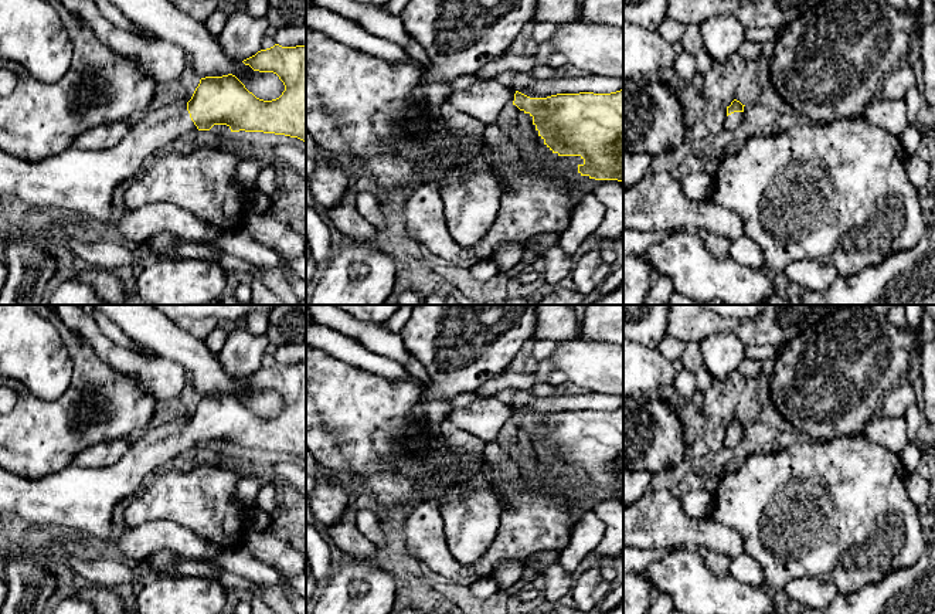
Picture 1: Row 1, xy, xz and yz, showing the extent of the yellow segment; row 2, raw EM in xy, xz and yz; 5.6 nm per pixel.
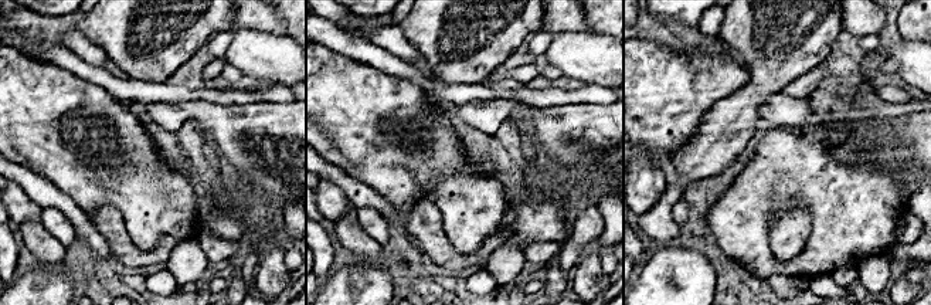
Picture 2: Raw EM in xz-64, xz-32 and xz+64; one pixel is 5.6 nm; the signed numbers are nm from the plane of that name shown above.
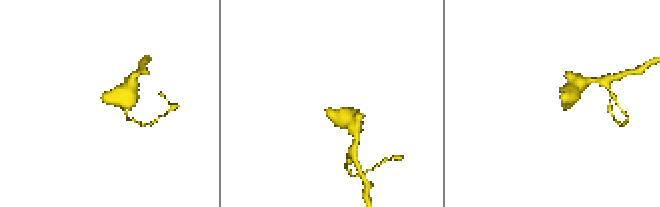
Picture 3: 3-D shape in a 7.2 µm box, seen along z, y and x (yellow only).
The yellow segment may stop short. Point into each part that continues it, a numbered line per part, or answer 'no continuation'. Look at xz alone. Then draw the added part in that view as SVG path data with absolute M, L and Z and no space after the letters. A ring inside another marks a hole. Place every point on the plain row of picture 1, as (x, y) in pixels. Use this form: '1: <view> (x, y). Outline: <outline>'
1: xz (483, 420). Outline: M490 398L489 401L450 408L448 418L456 428L470 432L484 442L496 442L502 427L513 421L514 411L514 407Z

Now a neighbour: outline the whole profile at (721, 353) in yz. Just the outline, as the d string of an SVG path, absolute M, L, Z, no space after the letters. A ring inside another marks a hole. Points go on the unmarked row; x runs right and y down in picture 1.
M715 333L700 343L700 355L708 373L721 387L730 387L731 376L747 357L747 346L734 333Z

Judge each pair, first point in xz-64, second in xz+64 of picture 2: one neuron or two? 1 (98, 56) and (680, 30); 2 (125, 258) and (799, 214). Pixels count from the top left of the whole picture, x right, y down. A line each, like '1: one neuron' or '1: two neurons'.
1: one neuron
2: two neurons

